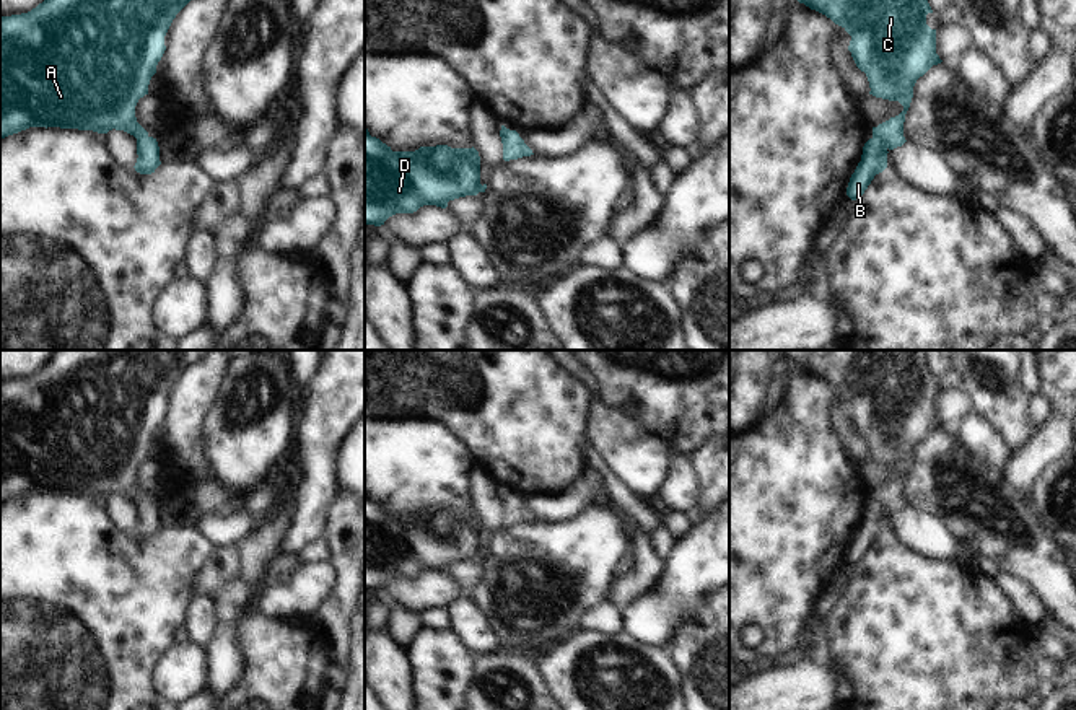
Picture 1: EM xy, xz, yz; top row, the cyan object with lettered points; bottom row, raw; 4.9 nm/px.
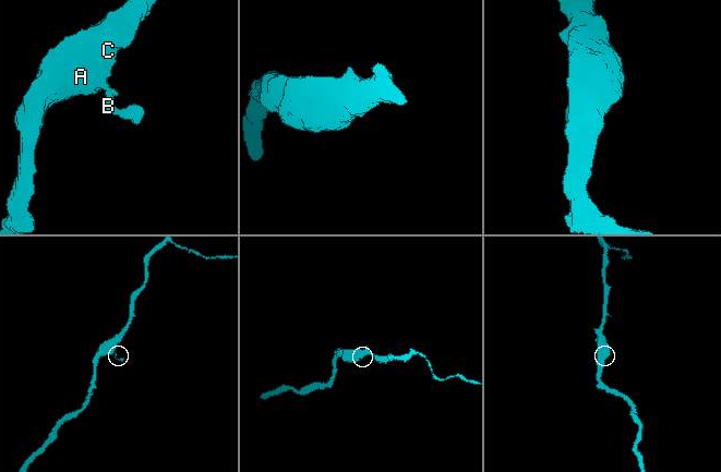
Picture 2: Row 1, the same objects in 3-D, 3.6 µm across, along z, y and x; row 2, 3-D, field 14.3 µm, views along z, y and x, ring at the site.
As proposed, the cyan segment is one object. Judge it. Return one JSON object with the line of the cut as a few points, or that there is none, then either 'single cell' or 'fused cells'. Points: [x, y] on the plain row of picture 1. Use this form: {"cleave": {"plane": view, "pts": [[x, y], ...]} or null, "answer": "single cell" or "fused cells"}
{"cleave": null, "answer": "single cell"}

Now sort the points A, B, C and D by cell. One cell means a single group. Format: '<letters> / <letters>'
A B C D

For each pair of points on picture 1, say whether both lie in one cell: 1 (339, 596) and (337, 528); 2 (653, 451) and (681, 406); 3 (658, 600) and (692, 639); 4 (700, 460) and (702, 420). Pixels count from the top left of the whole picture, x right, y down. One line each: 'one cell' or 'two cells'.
1: one cell
2: two cells
3: two cells
4: two cells

